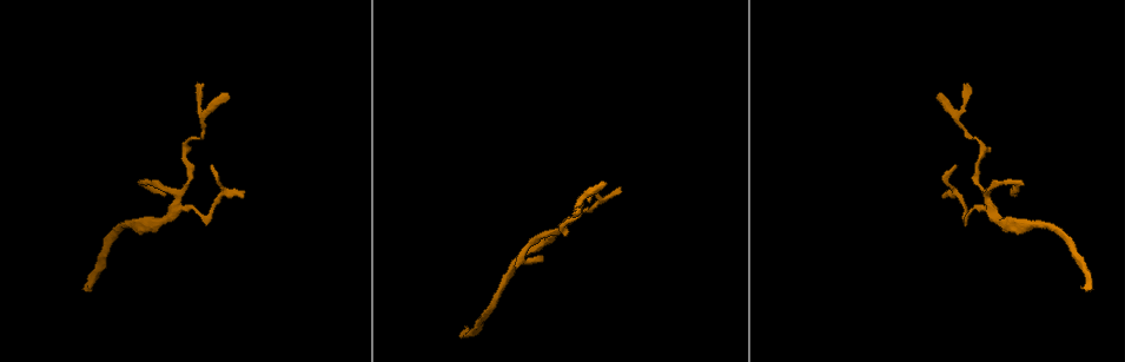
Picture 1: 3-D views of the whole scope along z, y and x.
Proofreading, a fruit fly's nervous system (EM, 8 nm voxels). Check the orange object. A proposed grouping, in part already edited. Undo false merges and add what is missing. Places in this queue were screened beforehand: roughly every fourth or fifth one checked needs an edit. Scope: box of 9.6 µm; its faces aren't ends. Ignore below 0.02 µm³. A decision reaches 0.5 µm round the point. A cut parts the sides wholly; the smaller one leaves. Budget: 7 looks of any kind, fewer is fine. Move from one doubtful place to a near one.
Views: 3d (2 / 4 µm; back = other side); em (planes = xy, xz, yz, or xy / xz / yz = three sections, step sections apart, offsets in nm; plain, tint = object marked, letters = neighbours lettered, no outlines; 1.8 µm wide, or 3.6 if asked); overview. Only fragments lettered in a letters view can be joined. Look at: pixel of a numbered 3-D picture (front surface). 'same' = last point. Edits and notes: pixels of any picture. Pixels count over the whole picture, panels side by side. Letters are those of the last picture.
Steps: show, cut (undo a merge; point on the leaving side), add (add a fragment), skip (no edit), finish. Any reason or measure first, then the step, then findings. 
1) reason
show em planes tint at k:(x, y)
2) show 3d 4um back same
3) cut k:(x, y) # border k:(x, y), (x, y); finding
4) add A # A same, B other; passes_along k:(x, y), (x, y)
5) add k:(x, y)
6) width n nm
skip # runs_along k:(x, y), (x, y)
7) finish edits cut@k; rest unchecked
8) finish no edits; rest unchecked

thin end
show 3d 4um back at 1:(541, 261)

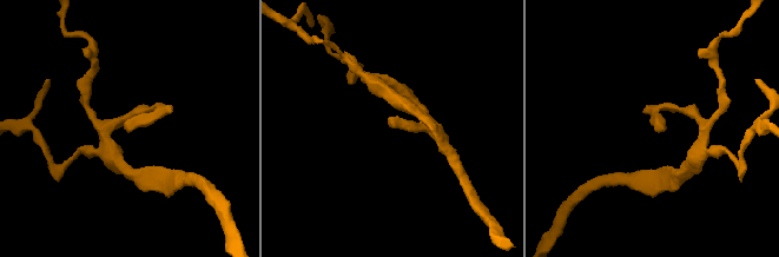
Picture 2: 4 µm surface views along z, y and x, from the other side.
need the tissue
show em planes letters at 2:(129, 131)

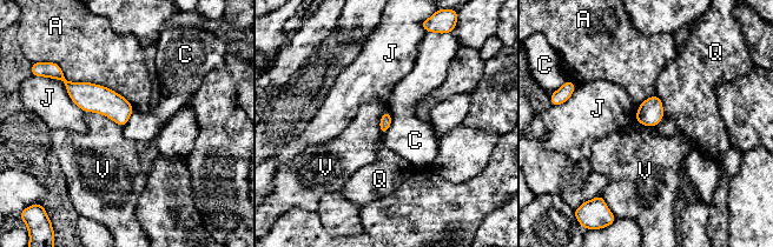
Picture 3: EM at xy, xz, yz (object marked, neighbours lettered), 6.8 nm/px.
skip # A other, C other, J other, Q other, V other; border 3:(86, 111), (101, 113), (121, 127); none of them fits

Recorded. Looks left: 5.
an open end
show em planes letters at 1:(229, 99)

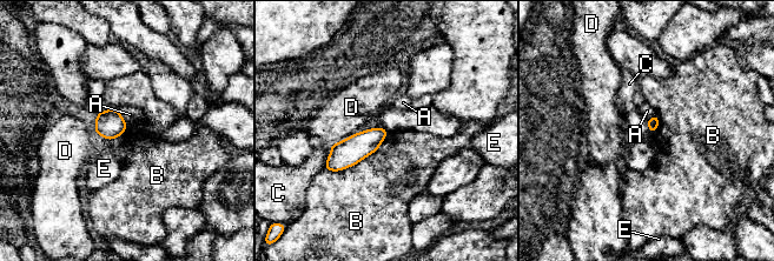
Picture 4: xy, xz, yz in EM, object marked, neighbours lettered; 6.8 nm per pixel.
skip # A other, B other, C other, D other, E other; border 4:(389, 132), (352, 166), (324, 169); none of them fits

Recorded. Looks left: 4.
thin end
show 3d 4um at 1:(86, 290)

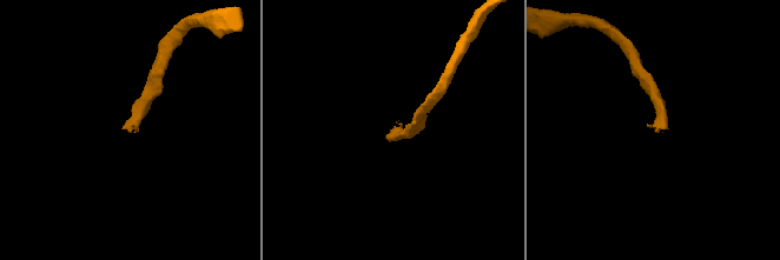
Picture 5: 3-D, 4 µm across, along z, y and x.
need the tissue
show em planes letters at 5:(392, 129)

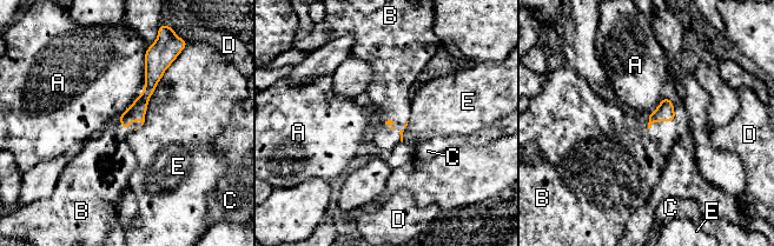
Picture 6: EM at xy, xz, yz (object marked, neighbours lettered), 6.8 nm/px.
add B # A other, B same, C other, D other, E other; passes_along 6:(665, 112), (659, 120), (643, 153); the neuron continues

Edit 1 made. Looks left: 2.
finish edits add@6; rest unchecked

